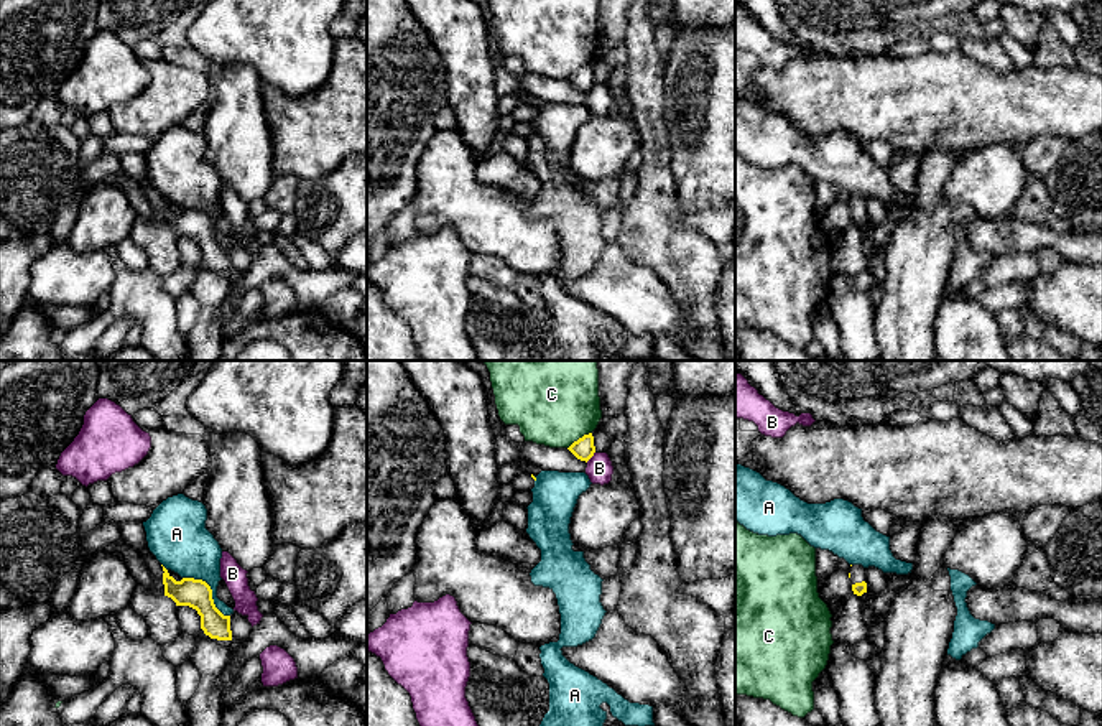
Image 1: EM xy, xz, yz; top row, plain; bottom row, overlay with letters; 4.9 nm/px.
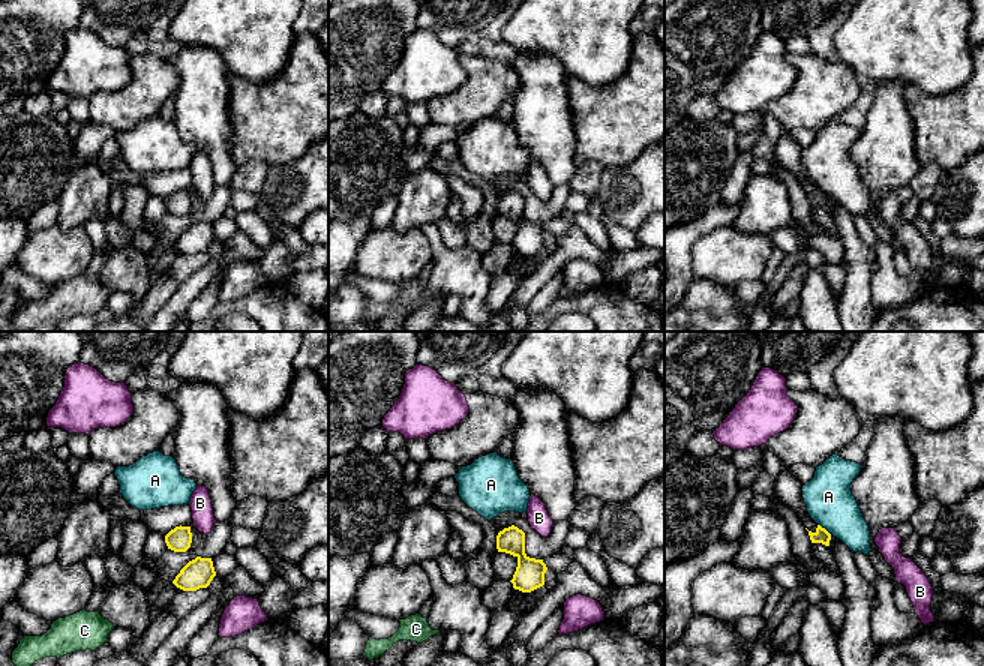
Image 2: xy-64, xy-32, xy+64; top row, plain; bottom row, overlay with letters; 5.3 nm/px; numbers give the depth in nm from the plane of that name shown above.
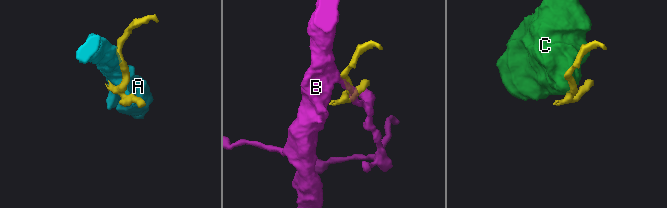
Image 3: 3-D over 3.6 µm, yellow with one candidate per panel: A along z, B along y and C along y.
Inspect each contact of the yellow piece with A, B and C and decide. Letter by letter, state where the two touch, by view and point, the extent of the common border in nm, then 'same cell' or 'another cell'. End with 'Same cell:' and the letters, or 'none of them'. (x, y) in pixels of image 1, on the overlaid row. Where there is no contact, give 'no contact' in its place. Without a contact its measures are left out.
A: meets yellow in xy at (211, 590); contact 300 nm long; same cell
B: meets yellow in xz at (591, 456); contact 70 nm long; another cell
C: meets yellow in xz at (579, 438); contact 150 nm long; another cell
Same cell: A

